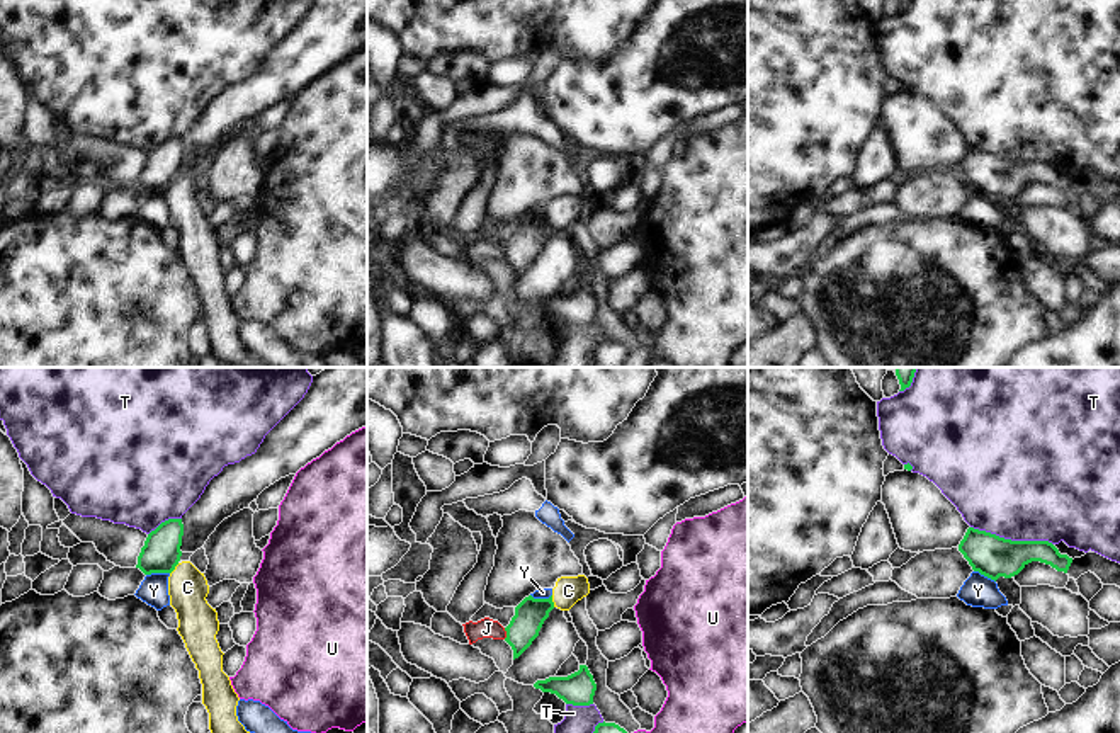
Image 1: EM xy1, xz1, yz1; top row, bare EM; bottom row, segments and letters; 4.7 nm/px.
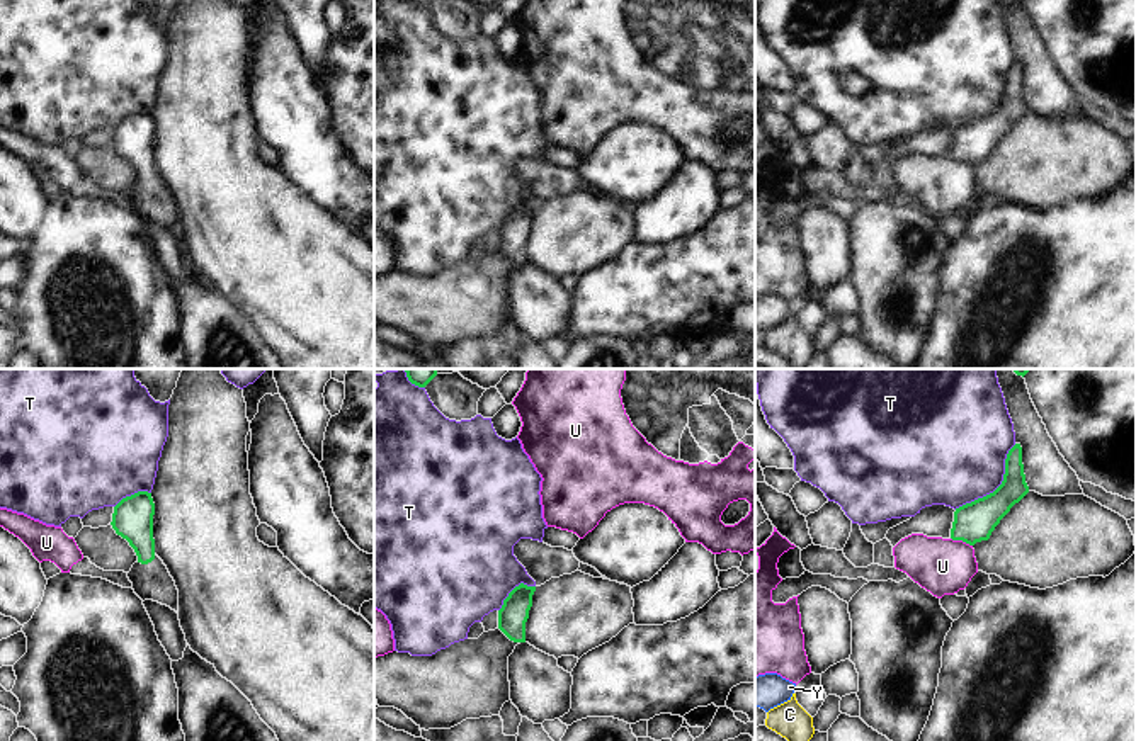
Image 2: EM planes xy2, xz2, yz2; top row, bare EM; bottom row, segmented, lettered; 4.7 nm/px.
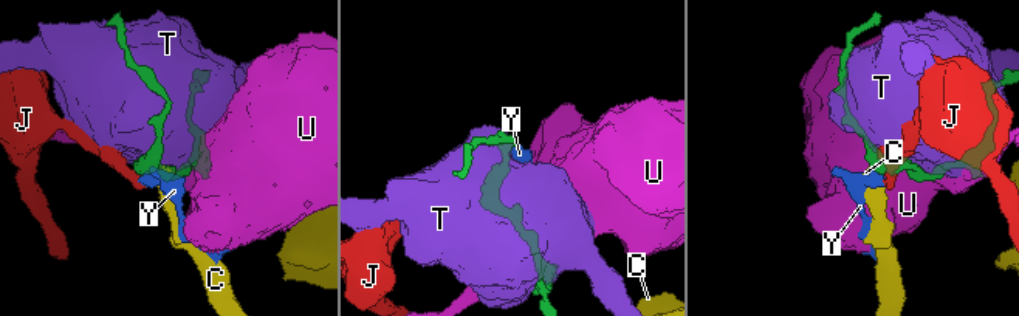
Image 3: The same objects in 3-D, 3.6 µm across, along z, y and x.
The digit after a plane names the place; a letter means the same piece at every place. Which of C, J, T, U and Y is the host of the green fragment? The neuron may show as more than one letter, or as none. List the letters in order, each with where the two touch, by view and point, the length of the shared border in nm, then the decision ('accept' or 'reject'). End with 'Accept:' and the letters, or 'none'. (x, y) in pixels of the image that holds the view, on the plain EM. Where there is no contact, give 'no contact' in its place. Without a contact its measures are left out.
C: xz1 (551, 220) | 60 nm | reject
J: xz1 (507, 252) | 60 nm | reject
T: yz2 (999, 106) | 420 nm | reject
U: yz2 (961, 158) | 110 nm | reject
Y: xy1 (157, 191) | 110 nm | reject
Accept: none

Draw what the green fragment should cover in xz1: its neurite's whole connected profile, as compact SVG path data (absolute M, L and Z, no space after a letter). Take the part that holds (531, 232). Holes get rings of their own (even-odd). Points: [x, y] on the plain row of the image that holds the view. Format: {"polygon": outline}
{"polygon": "M529 214L515 226L515 235L505 247L505 260L513 269L513 279L518 277L539 255L539 250L552 228L552 214L549 218L534 218Z"}

